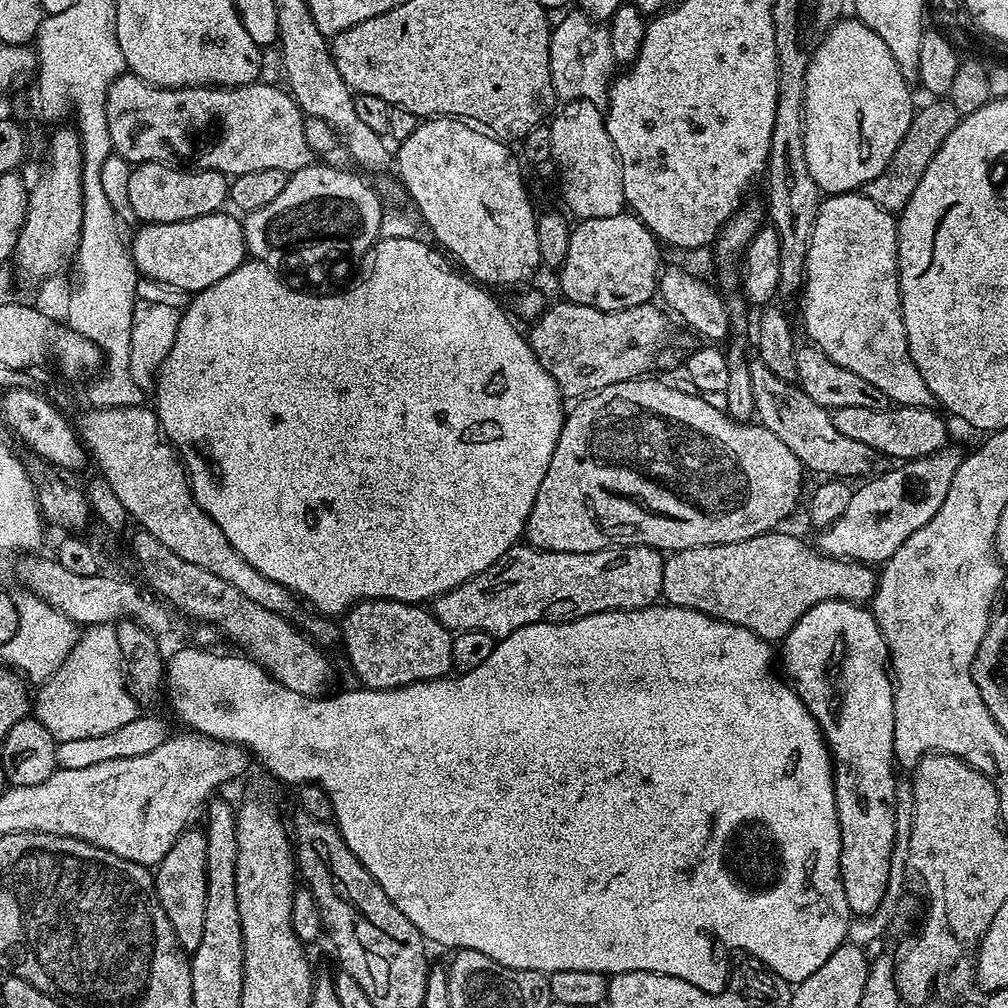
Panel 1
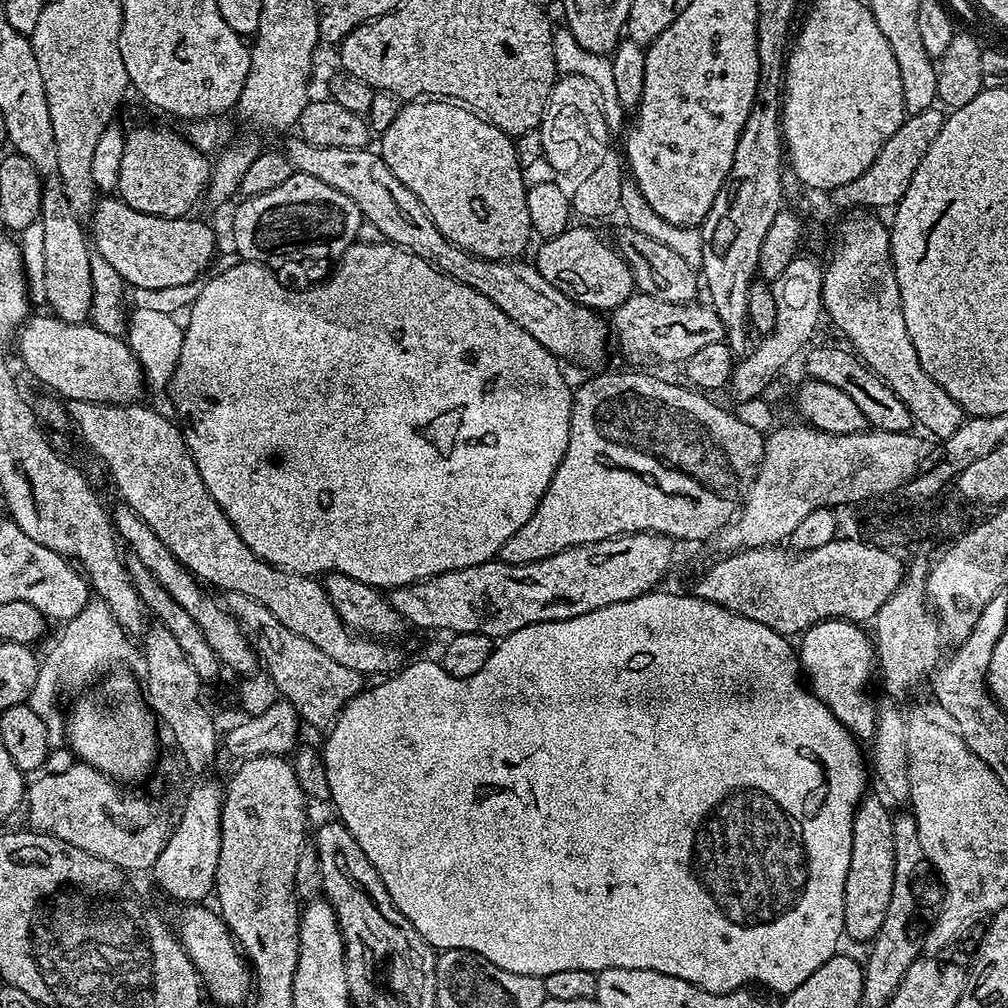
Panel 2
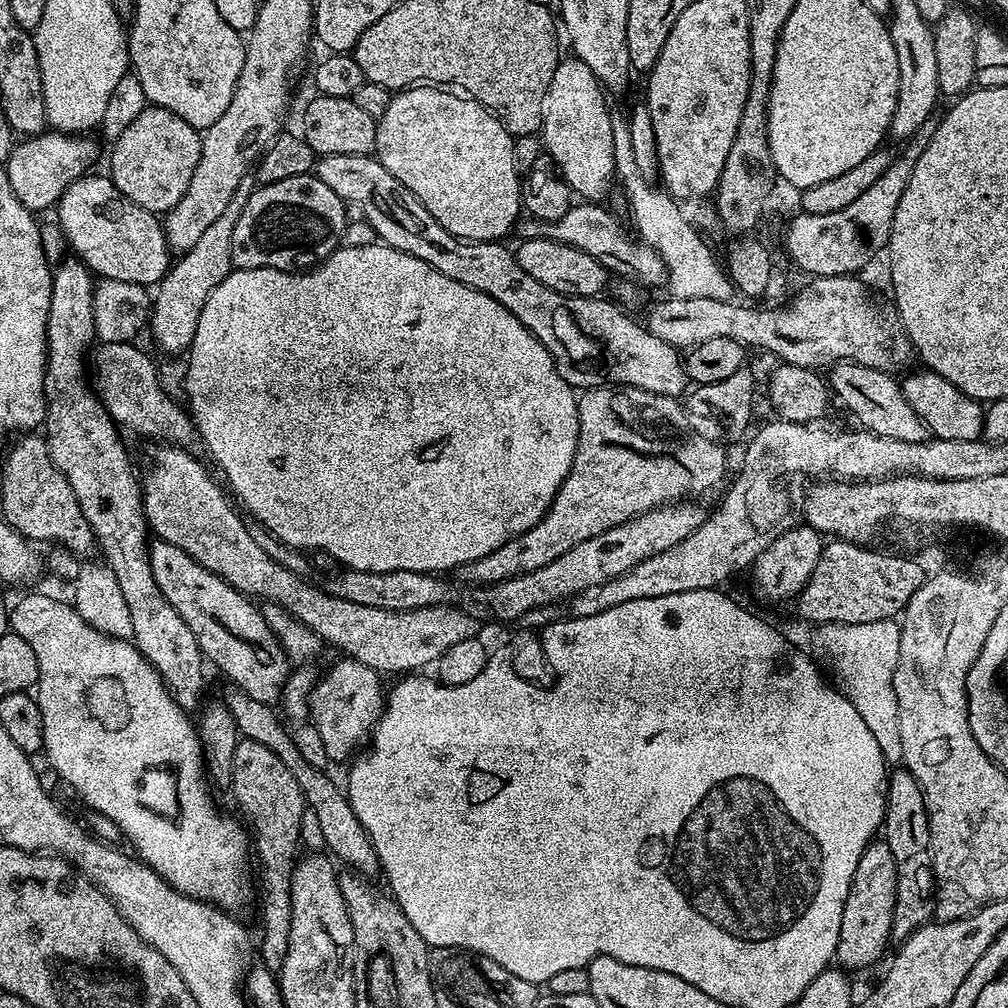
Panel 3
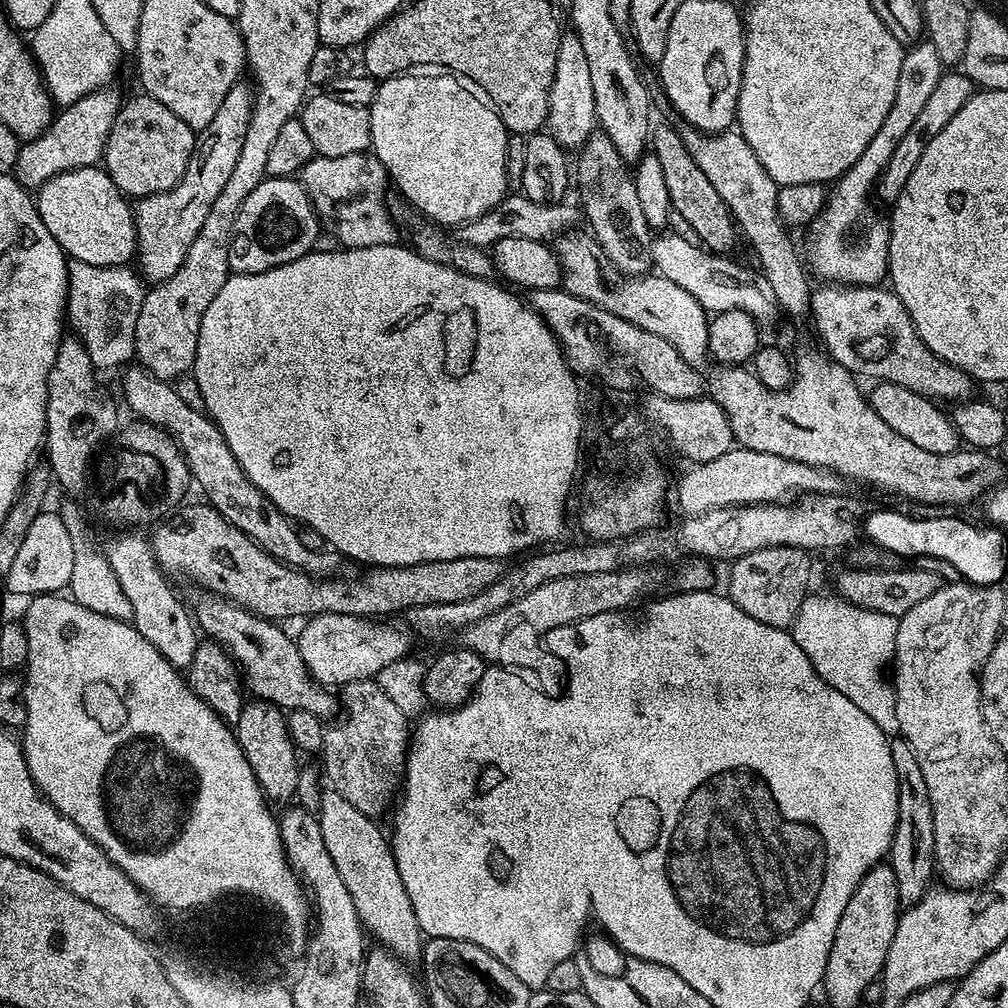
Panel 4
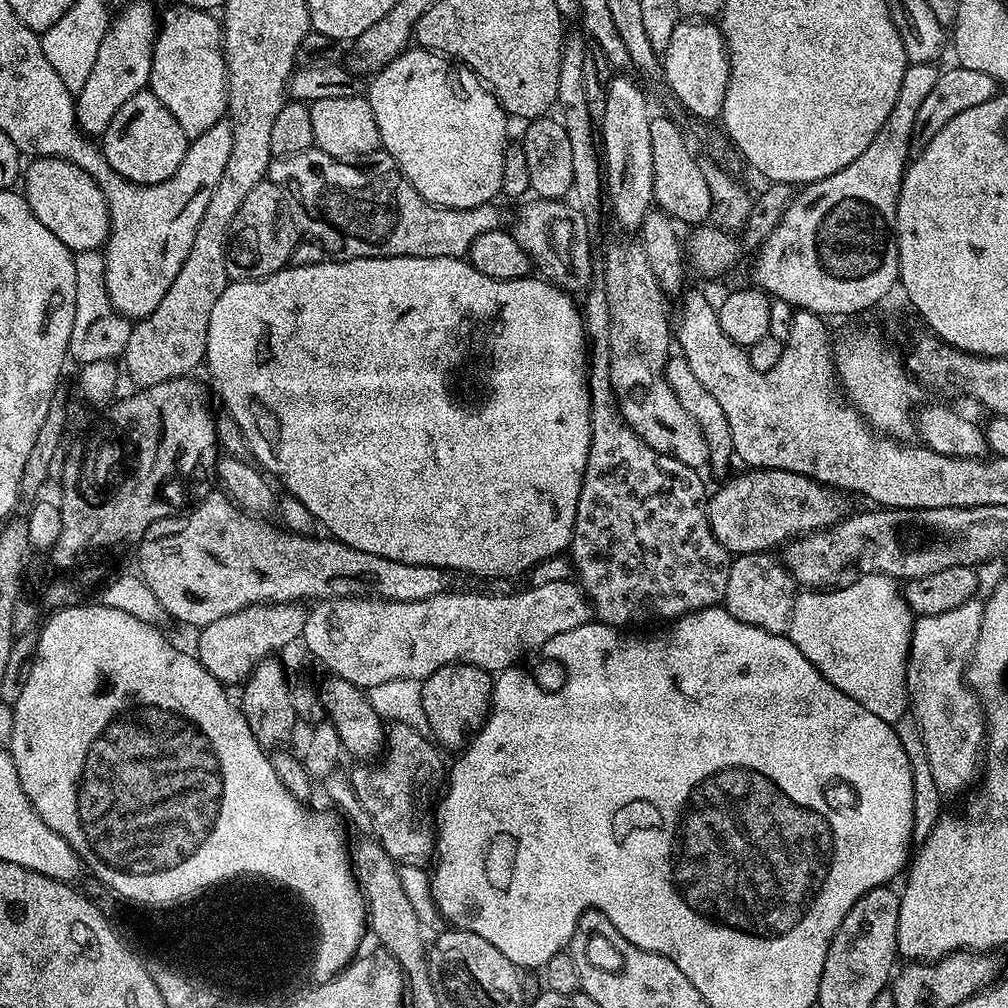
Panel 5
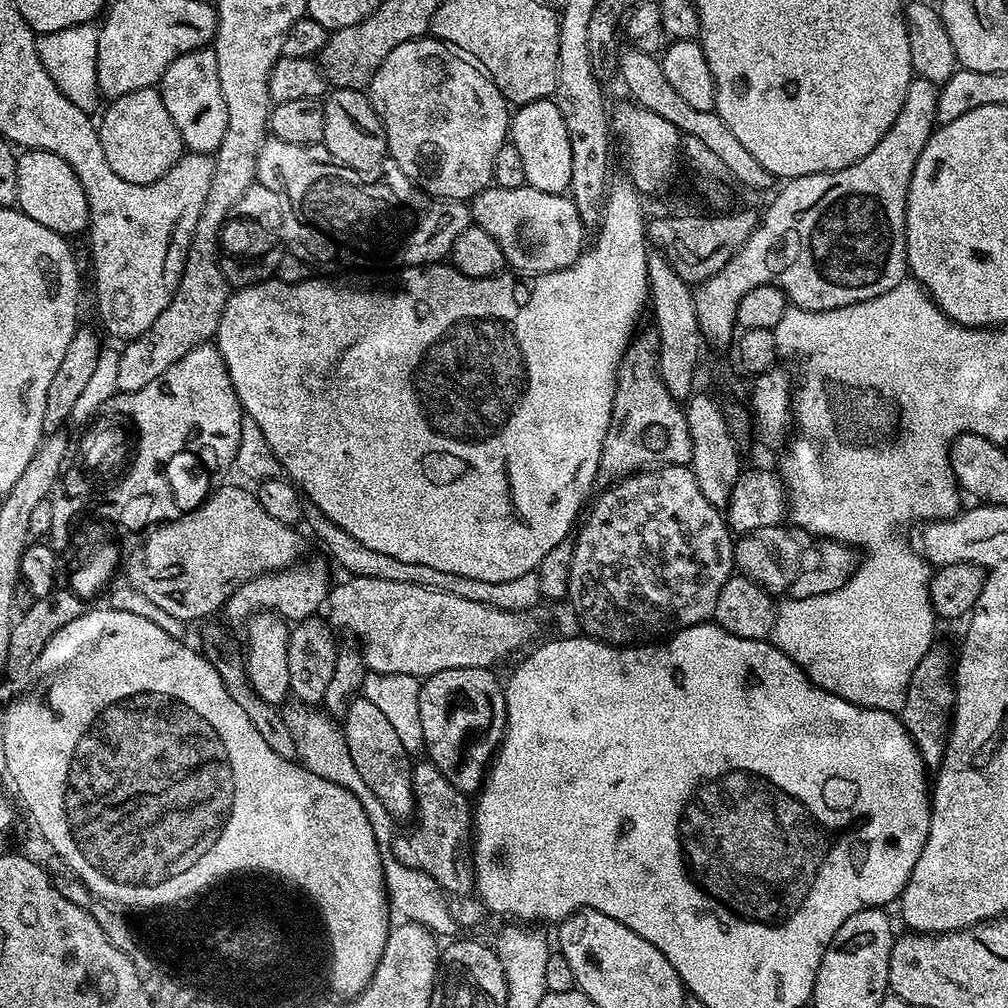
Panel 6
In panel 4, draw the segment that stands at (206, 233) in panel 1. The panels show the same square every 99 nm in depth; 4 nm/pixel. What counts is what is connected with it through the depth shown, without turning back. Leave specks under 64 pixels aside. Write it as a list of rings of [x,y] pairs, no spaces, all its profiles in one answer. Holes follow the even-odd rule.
[[[103,167],[75,168],[50,178],[35,193],[36,209],[58,246],[71,259],[90,263],[91,266],[118,267],[127,265],[136,255],[136,218],[129,197],[114,186]]]

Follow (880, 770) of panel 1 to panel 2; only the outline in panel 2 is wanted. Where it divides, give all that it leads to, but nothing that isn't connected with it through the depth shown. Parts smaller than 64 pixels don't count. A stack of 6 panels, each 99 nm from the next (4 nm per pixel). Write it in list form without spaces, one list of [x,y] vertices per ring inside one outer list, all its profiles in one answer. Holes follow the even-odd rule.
[[[819,620],[813,628],[807,628],[798,640],[800,670],[807,687],[822,701],[826,707],[846,726],[857,741],[868,742],[876,734],[877,701],[872,701],[868,693],[868,683],[874,680],[874,644],[864,633],[865,629],[848,620]],[[865,798],[856,808],[856,817],[852,823],[850,870],[846,870],[844,887],[844,936],[864,942],[871,942],[878,934],[886,919],[886,909],[890,906],[894,890],[893,813],[888,812],[889,805],[883,799],[880,800]]]

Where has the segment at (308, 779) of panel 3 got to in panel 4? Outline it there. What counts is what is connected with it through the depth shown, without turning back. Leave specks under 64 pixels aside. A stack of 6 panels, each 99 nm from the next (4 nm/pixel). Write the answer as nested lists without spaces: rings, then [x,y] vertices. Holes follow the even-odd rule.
[[[325,790],[320,796],[318,819],[322,842],[326,842],[326,851],[330,853],[334,866],[338,866],[338,874],[342,874],[346,890],[350,890],[350,898],[354,898],[354,910],[358,910],[360,923],[401,960],[419,961],[422,956],[422,933],[418,918],[414,918],[410,894],[406,894],[406,886],[402,886],[402,874],[398,874],[398,862],[385,829],[383,832],[373,817],[362,814],[362,810],[350,806],[342,794],[331,790]]]

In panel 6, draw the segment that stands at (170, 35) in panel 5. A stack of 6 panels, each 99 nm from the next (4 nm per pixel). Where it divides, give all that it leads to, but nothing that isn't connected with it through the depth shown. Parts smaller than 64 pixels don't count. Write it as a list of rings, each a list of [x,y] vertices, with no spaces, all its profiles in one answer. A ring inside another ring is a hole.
[[[215,47],[199,48],[174,58],[160,79],[158,91],[162,102],[166,102],[166,110],[170,110],[170,118],[174,118],[174,126],[178,126],[185,149],[215,153],[222,142],[222,134],[226,134],[226,102],[222,102]]]

